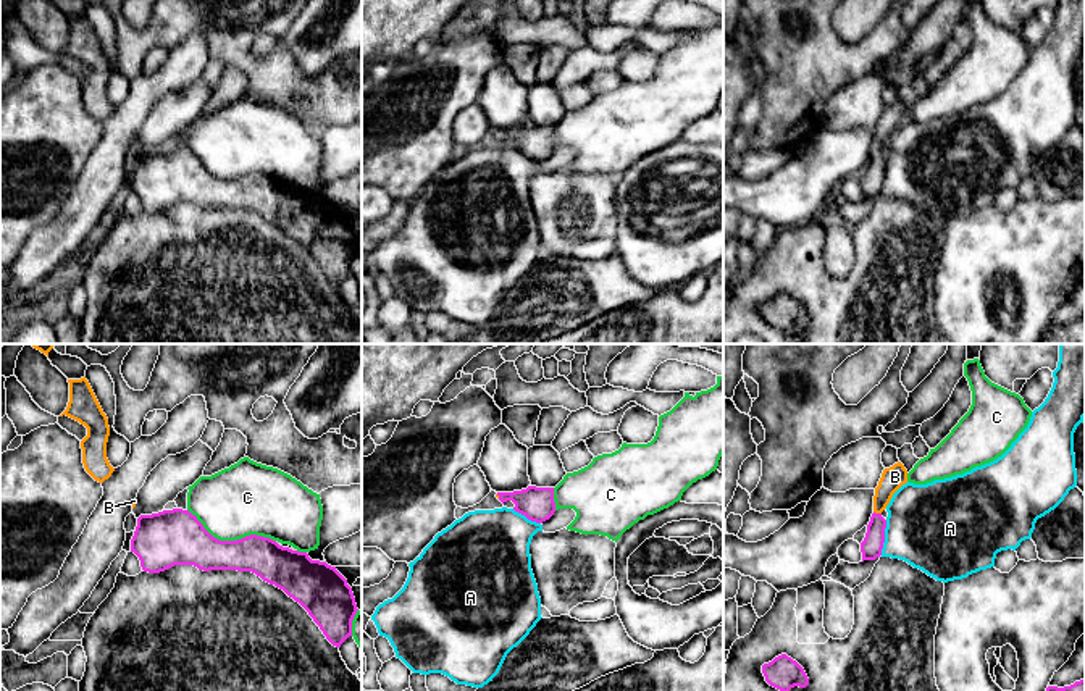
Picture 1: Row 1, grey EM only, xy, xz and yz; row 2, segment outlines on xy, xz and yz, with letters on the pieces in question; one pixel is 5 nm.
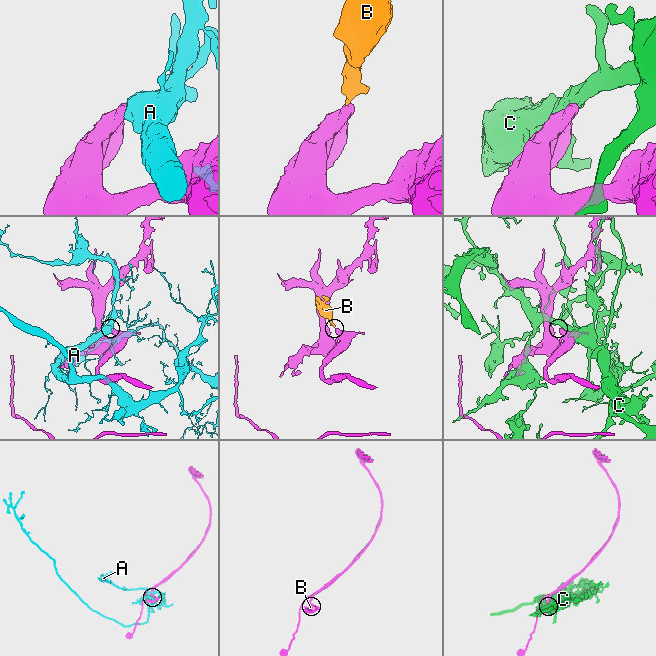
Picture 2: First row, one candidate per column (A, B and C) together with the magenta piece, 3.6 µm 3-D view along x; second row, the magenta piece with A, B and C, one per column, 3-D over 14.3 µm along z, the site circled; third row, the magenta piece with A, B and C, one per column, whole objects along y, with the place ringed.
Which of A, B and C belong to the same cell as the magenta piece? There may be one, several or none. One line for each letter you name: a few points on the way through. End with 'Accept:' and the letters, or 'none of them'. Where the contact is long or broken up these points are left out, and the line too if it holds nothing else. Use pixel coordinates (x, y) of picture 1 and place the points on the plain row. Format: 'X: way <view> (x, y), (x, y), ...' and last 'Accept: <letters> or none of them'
B: way yz (872, 183), (877, 152), (883, 129), (895, 115)
Accept: B

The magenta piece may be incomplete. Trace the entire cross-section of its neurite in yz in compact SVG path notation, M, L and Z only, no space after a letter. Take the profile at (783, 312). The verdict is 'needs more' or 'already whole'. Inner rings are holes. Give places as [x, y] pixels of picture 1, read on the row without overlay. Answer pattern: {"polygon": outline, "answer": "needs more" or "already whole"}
{"polygon": "M786 292L764 302L762 312L770 325L783 331L788 331L794 325L806 326L809 323L804 307Z", "answer": "already whole"}

